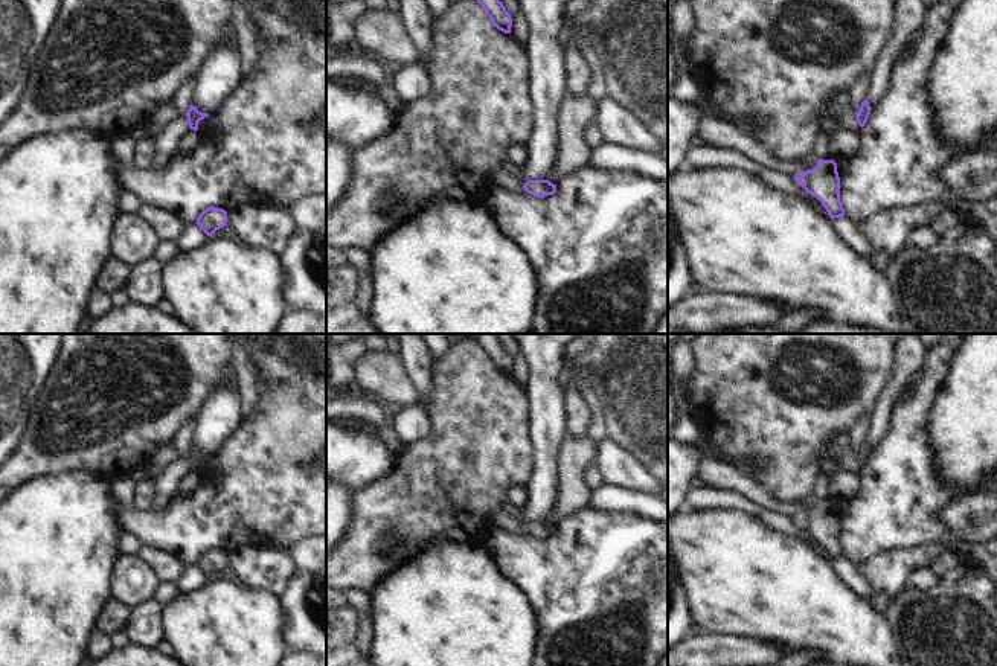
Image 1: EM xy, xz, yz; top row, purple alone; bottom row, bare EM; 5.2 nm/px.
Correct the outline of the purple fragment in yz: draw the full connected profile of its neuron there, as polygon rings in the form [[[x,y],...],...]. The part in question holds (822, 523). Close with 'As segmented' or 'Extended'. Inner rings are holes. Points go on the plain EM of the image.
[[[819,501],[813,511],[793,520],[823,546],[831,561],[845,558],[840,543],[840,518],[834,501]]]. As segmented.

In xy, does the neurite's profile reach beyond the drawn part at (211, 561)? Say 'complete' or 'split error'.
complete

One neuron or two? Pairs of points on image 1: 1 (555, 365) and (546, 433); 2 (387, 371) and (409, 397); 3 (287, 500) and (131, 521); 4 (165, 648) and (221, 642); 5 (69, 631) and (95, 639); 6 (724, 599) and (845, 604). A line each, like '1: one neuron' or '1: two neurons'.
1: one neuron
2: one neuron
3: one neuron
4: two neurons
5: two neurons
6: one neuron

